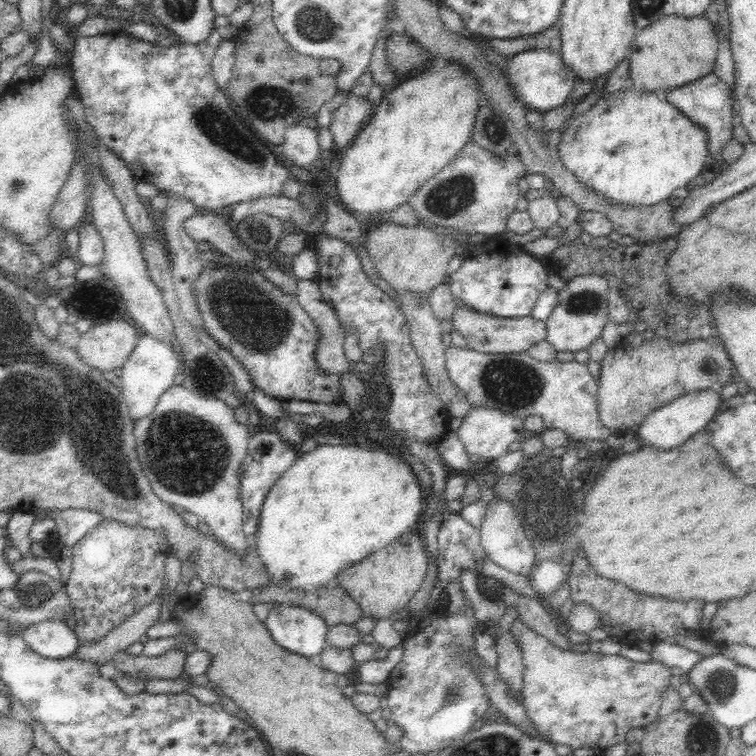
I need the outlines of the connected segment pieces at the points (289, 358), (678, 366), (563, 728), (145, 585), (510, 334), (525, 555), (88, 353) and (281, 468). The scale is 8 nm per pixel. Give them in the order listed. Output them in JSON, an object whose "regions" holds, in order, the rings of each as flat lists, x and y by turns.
{"regions":[[[257,263,207,264,195,282,195,295,207,334,244,365,256,388,279,400,331,403,342,398,342,389,338,383,340,375,324,374,314,359,314,350,318,344,316,325,310,321,295,295,282,293,280,288,264,277]],[[655,336,653,339,644,339,639,346,620,341,614,348,606,350,606,356,599,363,596,410,600,422,613,433,632,431,653,410,675,398,706,389,720,392,739,379,722,341,711,337,679,342]],[[515,618,510,626,510,634,521,647,523,658,523,689,518,698,528,712,539,737,553,744,564,744,573,749,587,747,602,751,609,746,625,741,630,728,643,728,653,723,660,710,660,692,671,685,669,668,654,661,636,662,615,655,571,652,554,646,542,635,532,631,522,619]],[[110,518,90,529,76,546,73,546,72,571,66,582,66,591,76,609,75,634,80,645,100,641,110,630,117,628,128,617,152,603,162,592,165,576,165,558,171,554,171,544,164,533,144,527,128,526]],[[456,299,451,316,453,330,466,338,466,348,486,354,520,353,546,338,545,321,536,320,530,315,522,318,502,318,485,312,478,312]],[[494,496,494,499,487,504,486,516,479,529,481,530,481,547,490,561,511,573,523,577,530,575,531,568,535,564,535,550,510,502]],[[110,320,82,333,74,349,93,370,114,371,127,362,139,333,140,329,133,321]],[[262,431,249,438,244,460,240,462,239,476,241,501,243,502,243,531,249,538,258,528,258,518,262,502,274,483,294,464,298,458,298,446,286,442,278,432]]]}

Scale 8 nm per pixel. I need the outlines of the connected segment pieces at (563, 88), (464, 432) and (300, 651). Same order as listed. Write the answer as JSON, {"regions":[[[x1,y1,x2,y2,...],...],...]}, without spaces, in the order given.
{"regions":[[[532,48,516,53,508,59,506,75,509,86,517,101,526,108,532,108,543,113,556,109,567,100,575,86,574,75,564,65,561,53,548,48]],[[473,407,468,416,463,418,462,425,457,431,459,439,468,453,468,459,472,463,494,462,499,456,509,451,509,446,525,437,523,419,502,413,500,409,490,409,488,407]],[[275,605,264,626,274,643,290,653,316,660,327,648,324,619,300,606]]]}

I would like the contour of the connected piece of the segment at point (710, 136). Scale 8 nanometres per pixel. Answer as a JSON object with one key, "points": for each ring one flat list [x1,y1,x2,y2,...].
{"points":[[713,72,698,81,690,82,686,86,680,86,676,90,665,92,663,98,670,102,674,109,678,110,686,118,690,118,695,126,702,127,706,131,708,142,708,158,713,158,715,153,721,152,734,139,733,117,734,104,736,104,734,88,722,82]]}

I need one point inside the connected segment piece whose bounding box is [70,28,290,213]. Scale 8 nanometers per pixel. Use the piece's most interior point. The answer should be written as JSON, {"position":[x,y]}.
{"position":[158,109]}

